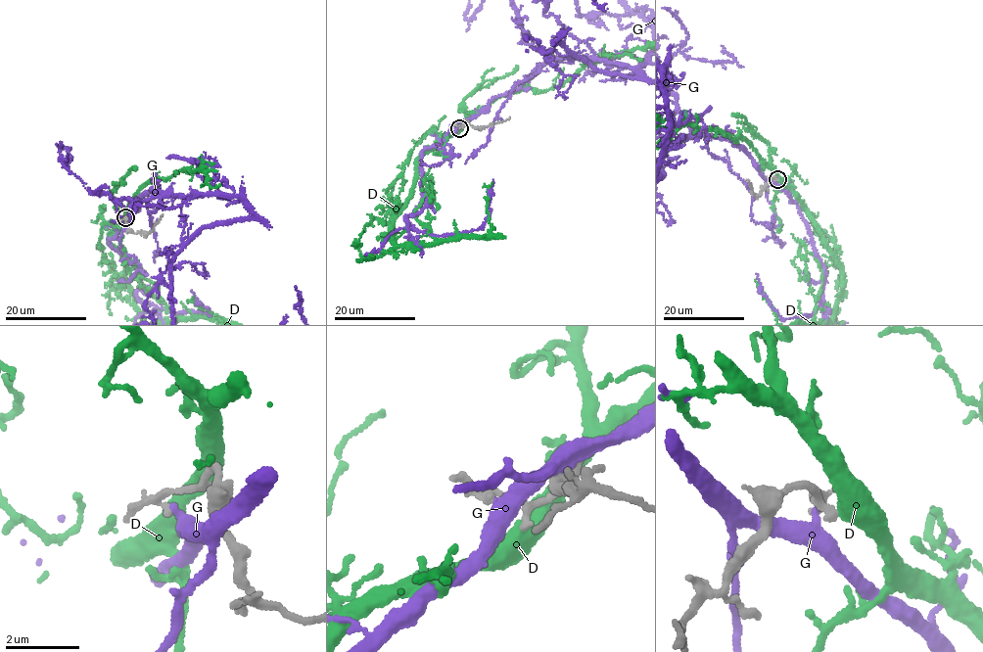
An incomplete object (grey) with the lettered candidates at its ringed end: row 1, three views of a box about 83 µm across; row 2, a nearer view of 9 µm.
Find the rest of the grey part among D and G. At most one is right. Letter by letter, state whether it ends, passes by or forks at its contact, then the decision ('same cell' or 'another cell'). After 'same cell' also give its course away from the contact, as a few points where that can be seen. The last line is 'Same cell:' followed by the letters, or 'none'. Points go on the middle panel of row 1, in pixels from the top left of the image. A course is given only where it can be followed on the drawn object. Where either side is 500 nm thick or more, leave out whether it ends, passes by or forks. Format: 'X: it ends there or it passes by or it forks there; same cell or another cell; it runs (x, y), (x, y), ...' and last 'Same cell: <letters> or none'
D: it passes by; same cell
G: it passes by; another cell
Same cell: D

